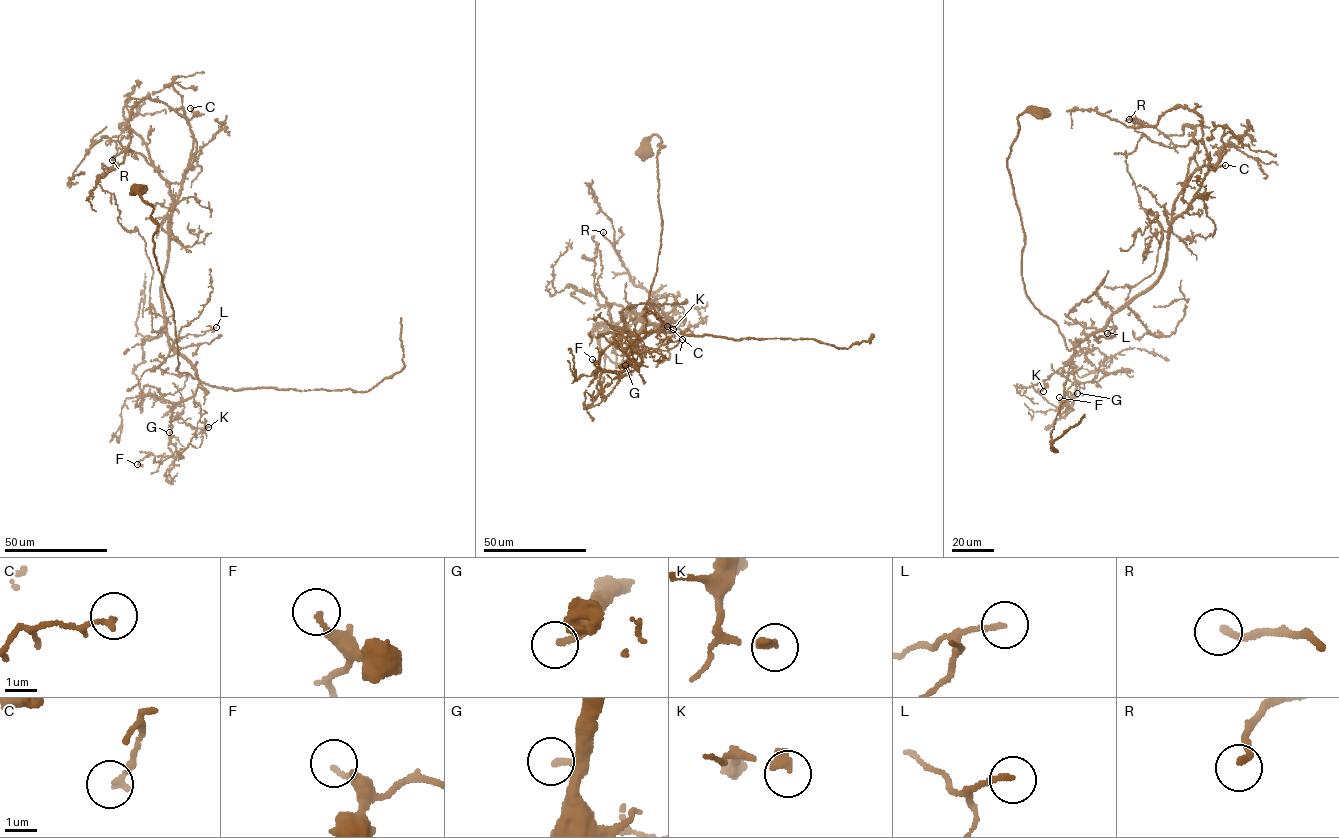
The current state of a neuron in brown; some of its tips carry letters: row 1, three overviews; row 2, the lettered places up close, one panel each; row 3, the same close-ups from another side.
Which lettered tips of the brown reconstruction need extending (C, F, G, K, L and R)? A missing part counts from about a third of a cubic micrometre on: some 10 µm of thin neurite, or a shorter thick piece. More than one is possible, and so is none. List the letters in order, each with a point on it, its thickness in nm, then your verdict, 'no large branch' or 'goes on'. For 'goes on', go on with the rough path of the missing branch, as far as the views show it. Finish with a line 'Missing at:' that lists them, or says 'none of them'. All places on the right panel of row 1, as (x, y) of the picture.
C: at (1225, 165); 180 nm thick; no large branch
F: at (1059, 397); 200 nm thick; no large branch
G: at (1077, 393); 190 nm thick; goes on
K: at (1043, 391); 280 nm thick; goes on; missing branch runs (1043, 391), (1038, 397), (1035, 410), (1030, 414), (1038, 427), (1037, 432)
L: at (1107, 333); 150 nm thick; no large branch
R: at (1129, 119); 200 nm thick; goes on
Missing at: G, K, R

